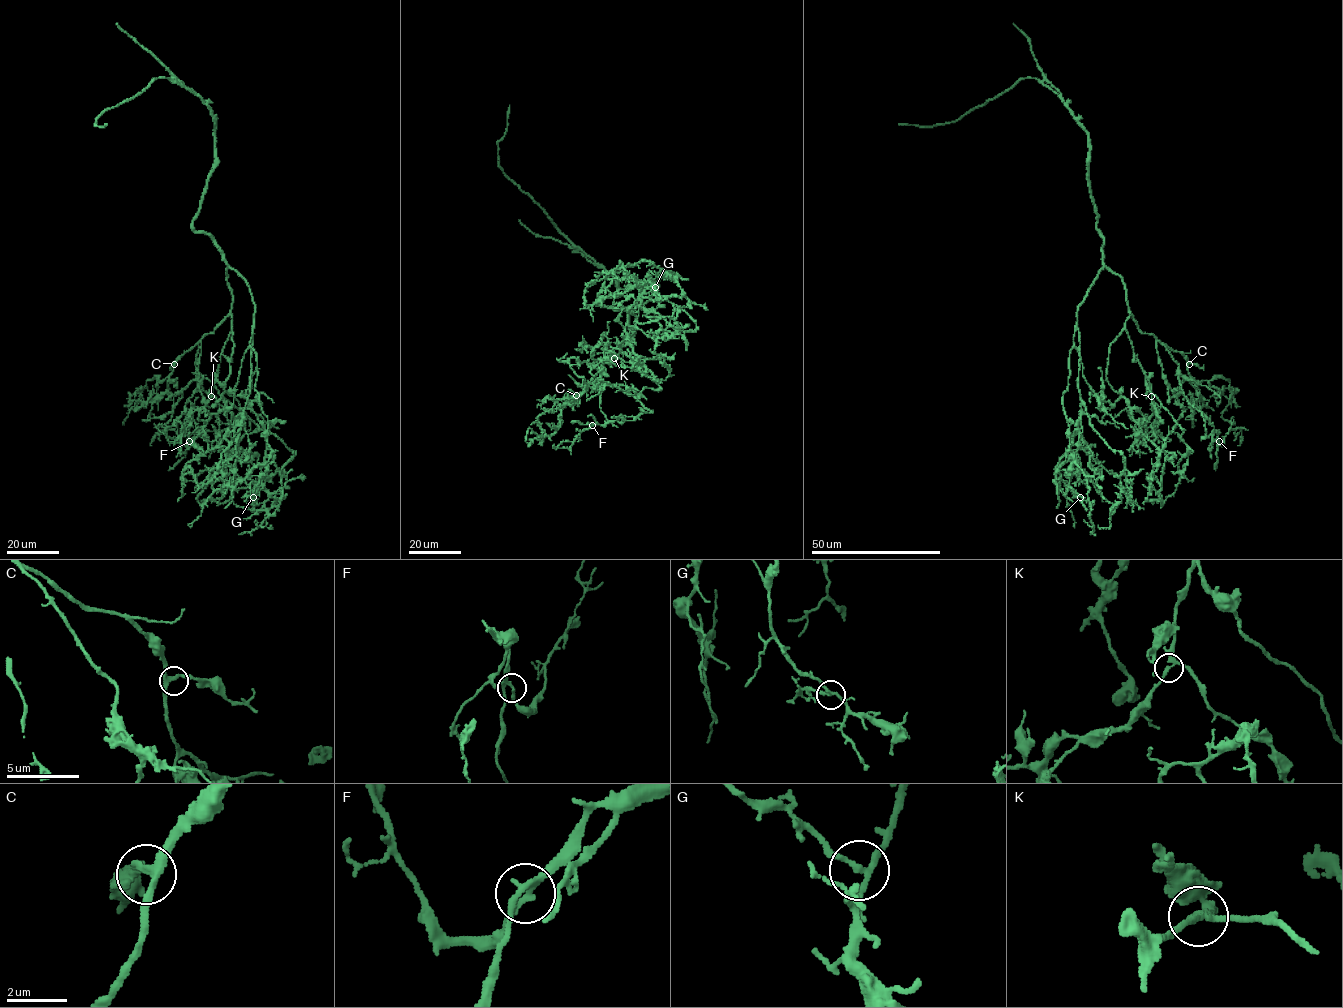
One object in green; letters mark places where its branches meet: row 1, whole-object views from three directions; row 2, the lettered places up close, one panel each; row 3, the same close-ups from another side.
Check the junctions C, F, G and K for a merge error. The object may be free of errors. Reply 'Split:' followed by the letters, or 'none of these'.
Split: none of these

